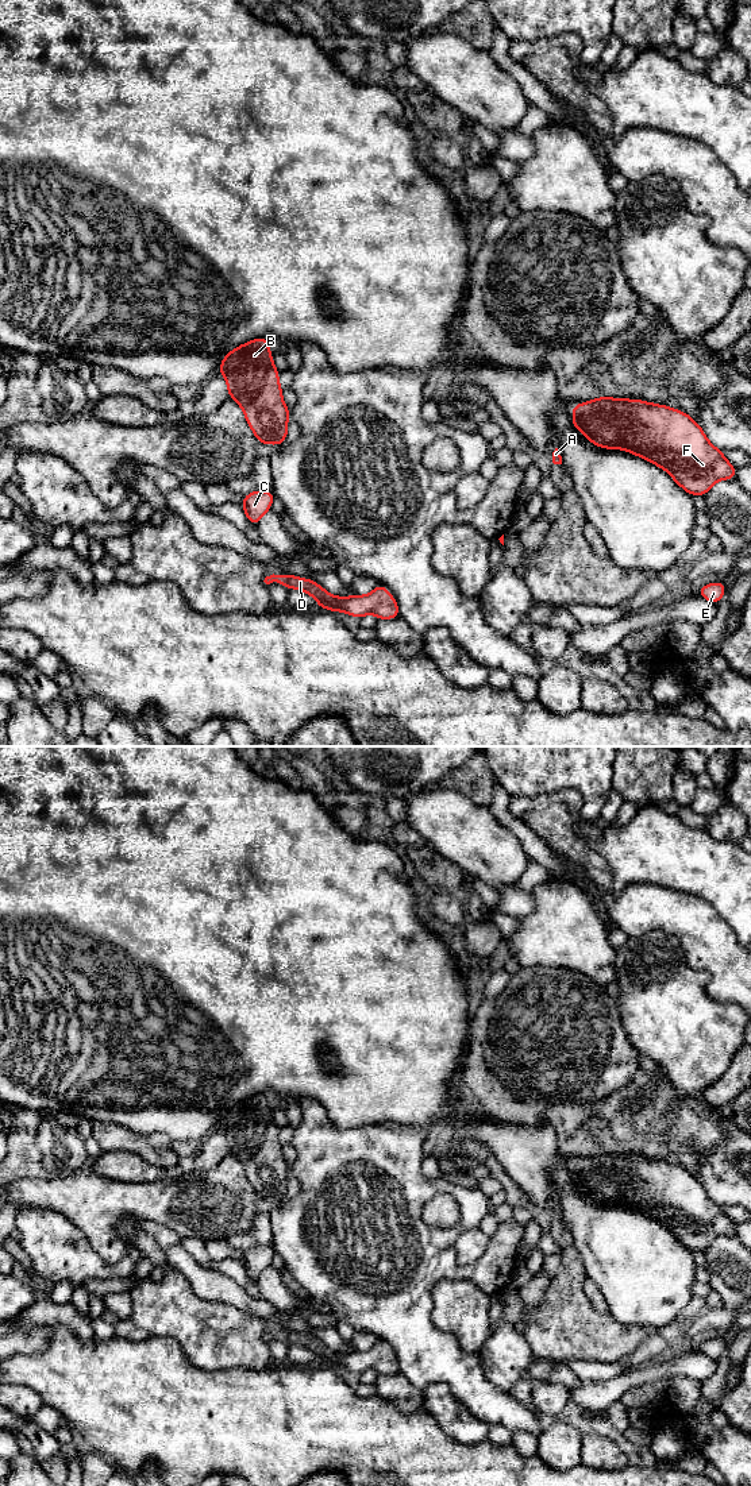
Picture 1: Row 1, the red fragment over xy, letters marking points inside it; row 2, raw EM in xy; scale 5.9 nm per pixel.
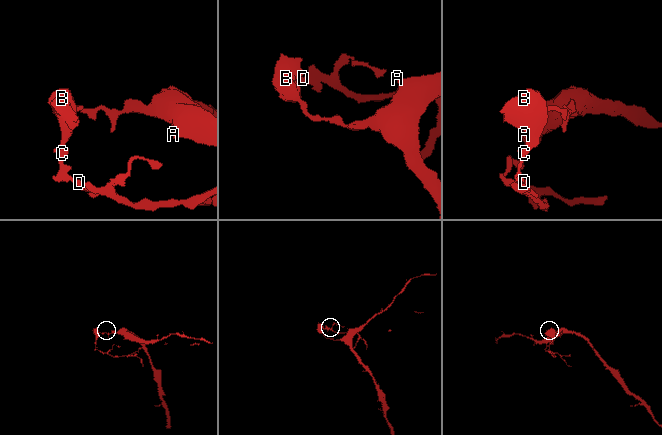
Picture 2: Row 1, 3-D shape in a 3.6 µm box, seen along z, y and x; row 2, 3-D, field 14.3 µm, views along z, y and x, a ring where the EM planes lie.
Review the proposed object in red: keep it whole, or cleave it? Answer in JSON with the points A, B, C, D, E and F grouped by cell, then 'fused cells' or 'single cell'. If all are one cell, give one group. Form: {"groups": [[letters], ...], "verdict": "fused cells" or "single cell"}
{"groups": [["A", "B", "C", "D", "F"], ["E"]], "verdict": "fused cells"}

